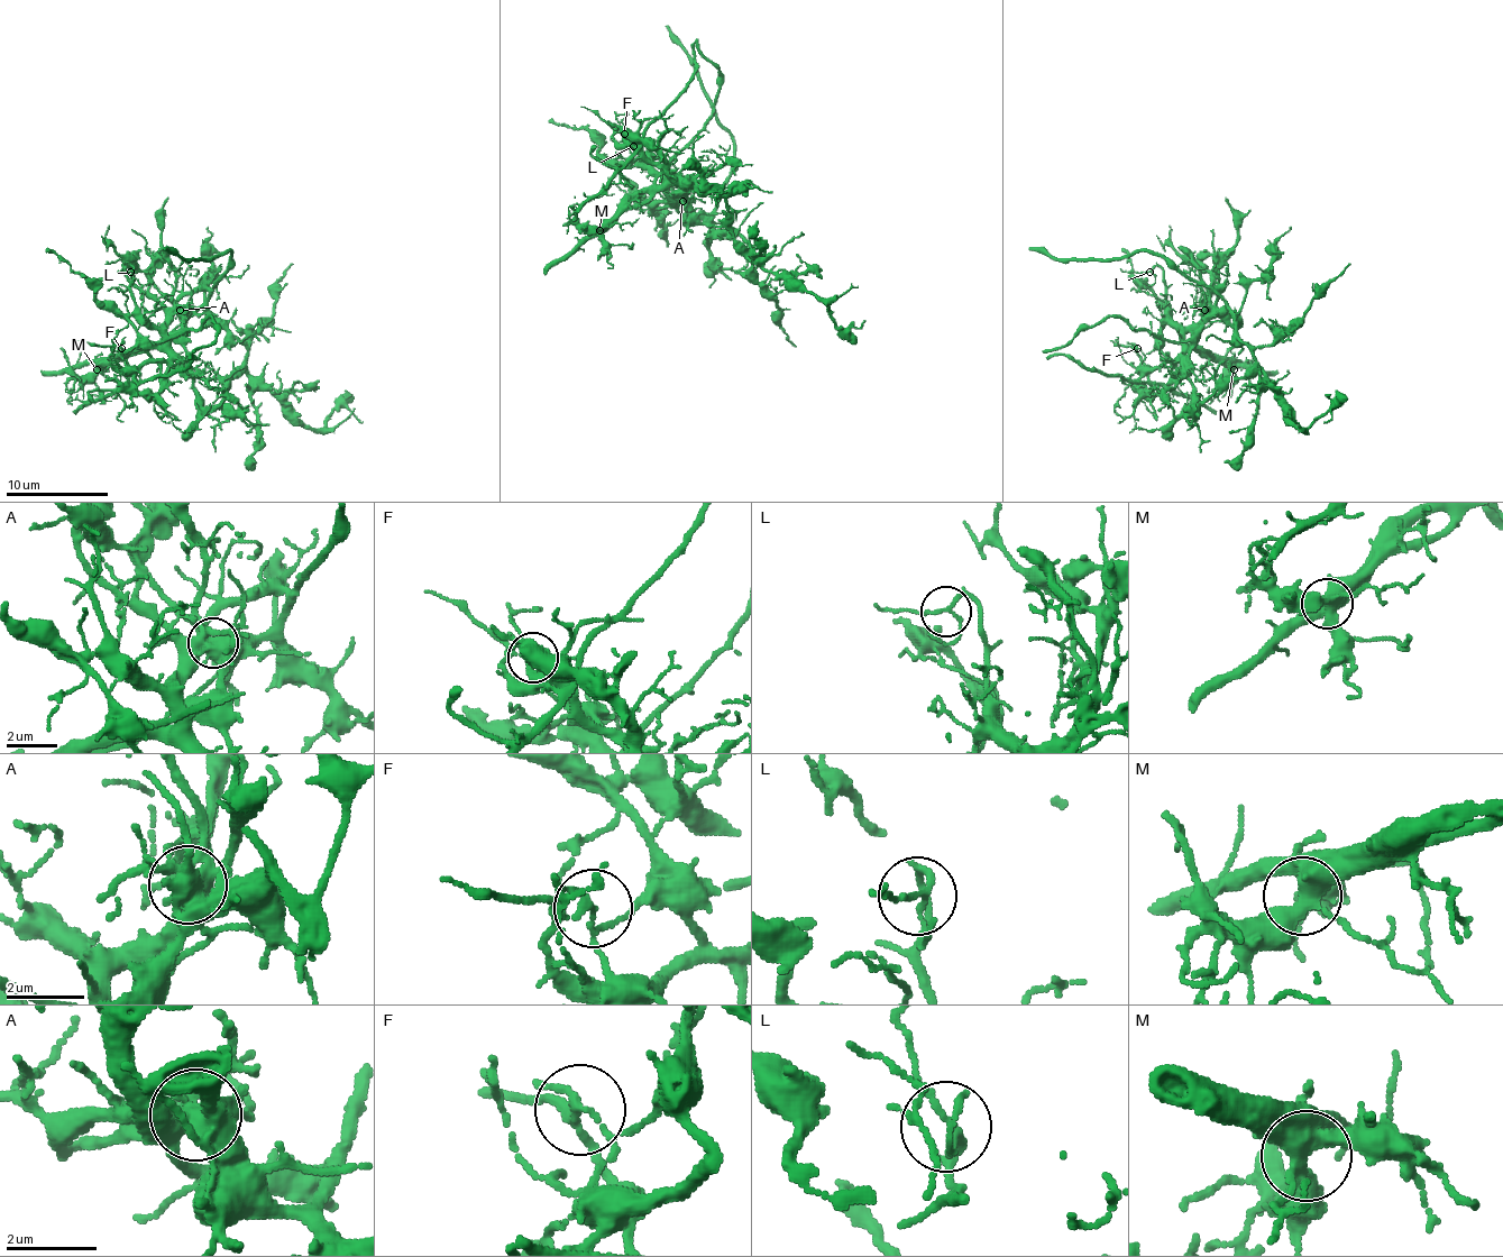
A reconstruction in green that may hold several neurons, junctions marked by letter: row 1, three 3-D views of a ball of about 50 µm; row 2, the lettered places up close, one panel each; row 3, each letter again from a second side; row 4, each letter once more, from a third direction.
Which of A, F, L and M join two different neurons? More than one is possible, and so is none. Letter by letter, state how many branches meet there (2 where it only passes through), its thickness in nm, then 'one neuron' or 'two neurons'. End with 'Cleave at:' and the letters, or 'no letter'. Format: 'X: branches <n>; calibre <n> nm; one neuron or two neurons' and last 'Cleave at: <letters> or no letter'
A: branches 8; calibre 550 nm; two neurons
F: branches 5; calibre 140 nm; two neurons
L: branches 3; calibre 120 nm; one neuron
M: branches 6; calibre 480 nm; one neuron
Cleave at: A, F

